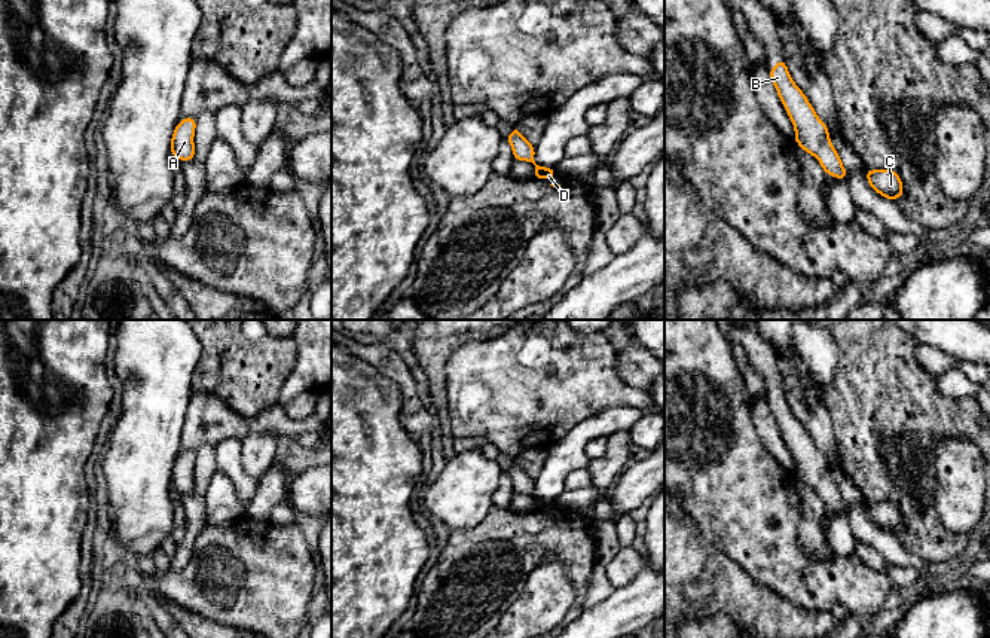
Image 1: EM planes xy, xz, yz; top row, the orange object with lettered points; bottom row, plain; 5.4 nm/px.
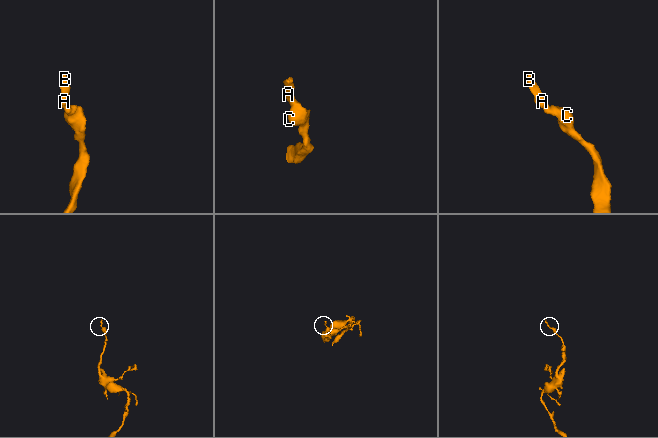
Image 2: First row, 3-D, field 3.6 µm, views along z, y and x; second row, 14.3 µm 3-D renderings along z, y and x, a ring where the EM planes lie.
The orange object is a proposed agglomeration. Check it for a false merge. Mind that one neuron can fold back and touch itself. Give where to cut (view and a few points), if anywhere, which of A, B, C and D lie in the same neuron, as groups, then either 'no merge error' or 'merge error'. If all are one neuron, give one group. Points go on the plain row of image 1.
no cut | A B C D | no merge error

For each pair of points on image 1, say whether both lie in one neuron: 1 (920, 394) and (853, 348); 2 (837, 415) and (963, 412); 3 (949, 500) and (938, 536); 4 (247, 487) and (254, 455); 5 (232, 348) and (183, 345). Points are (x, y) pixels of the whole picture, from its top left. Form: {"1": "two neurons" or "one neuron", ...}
{"1": "one neuron", "2": "one neuron", "3": "two neurons", "4": "two neurons", "5": "two neurons"}

